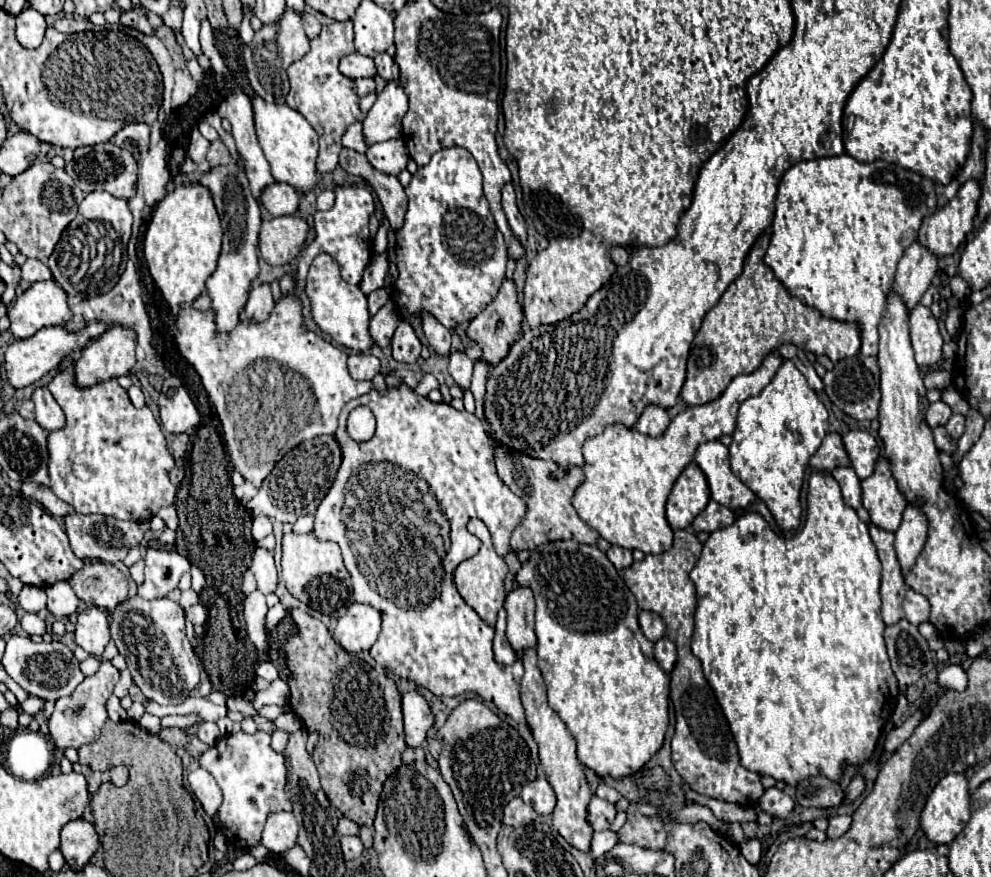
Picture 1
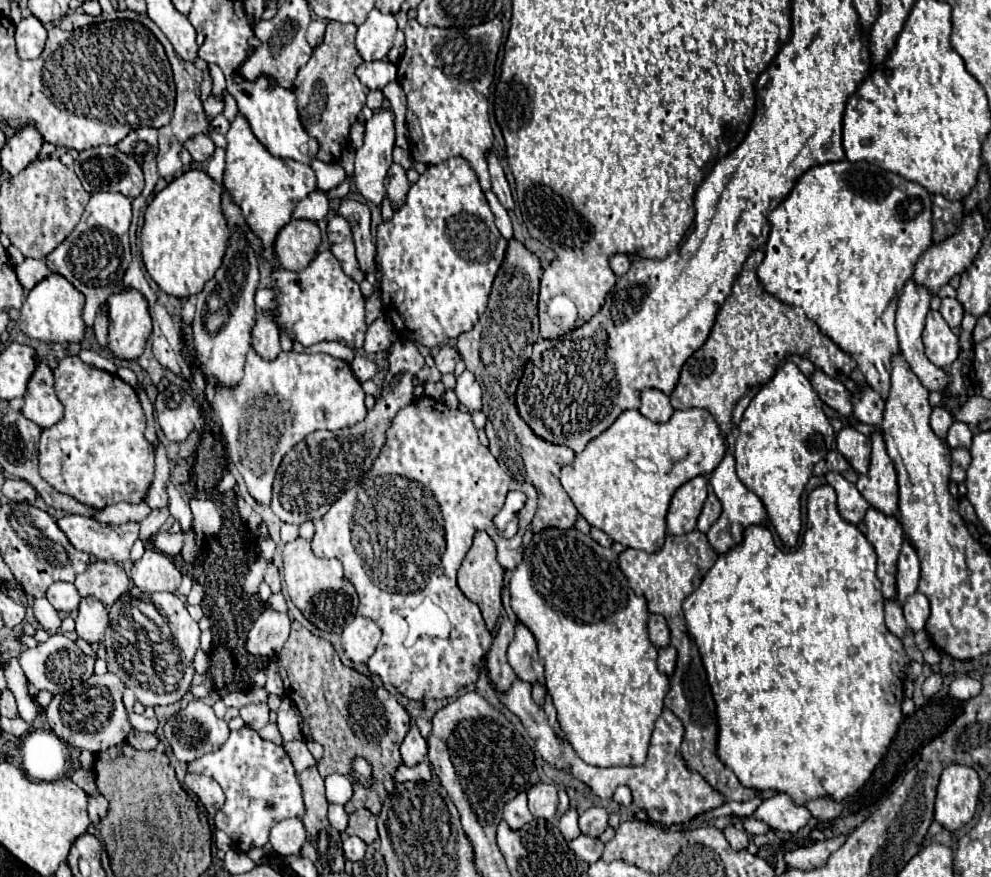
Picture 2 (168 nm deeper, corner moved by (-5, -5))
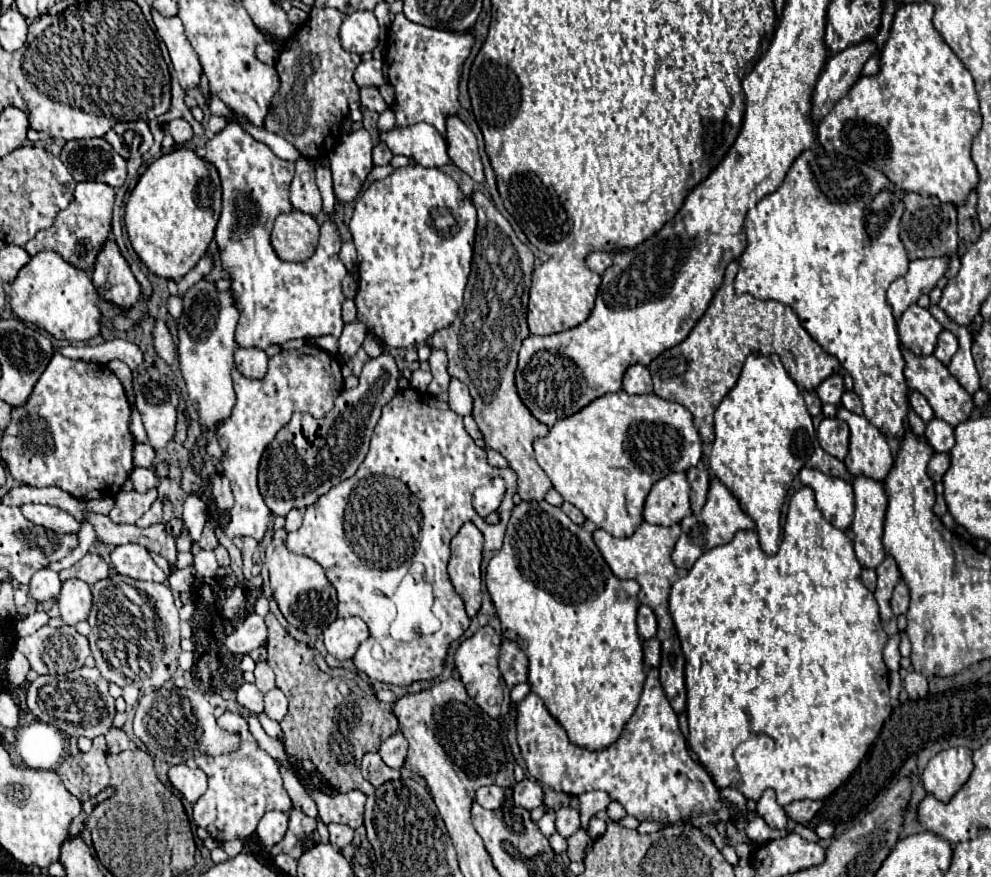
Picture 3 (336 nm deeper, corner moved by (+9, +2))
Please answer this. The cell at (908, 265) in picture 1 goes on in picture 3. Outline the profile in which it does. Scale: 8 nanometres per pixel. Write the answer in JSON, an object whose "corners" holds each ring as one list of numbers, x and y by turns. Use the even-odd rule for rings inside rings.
{"corners":[[902,349,902,353,904,353,904,359,906,359,904,375,906,375,906,381,908,381,908,387,920,391,928,399,928,403,934,411,934,417,944,419,952,427,968,421,968,417,972,413,972,407,974,407,972,395,964,387,960,387,958,379,948,371,948,367,944,367,934,355,920,357,920,355,914,355,908,349]]}

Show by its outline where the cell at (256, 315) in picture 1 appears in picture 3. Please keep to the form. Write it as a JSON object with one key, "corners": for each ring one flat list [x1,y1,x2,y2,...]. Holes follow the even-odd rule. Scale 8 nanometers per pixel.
{"corners":[[238,347,234,353,236,369,248,379,262,379,268,369,268,357,260,349,242,349]]}

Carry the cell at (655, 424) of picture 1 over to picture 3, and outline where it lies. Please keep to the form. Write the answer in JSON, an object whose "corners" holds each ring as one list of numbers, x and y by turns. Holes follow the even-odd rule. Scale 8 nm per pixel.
{"corners":[[642,363,630,365,624,373,624,381,622,381,622,389,628,395,644,395,644,393,652,393,652,379,648,369]]}

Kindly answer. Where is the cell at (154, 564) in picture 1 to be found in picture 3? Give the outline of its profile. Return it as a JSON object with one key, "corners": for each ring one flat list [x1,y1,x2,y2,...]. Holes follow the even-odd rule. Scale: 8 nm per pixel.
{"corners":[[136,543,116,547,112,551,112,565,120,575,130,575,132,579,158,581,158,583,166,581,164,571,154,563,148,549]]}

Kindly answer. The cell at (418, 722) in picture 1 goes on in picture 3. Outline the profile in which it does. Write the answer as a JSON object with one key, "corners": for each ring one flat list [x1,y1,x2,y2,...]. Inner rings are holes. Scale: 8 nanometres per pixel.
{"corners":[[396,733,392,735,390,739,386,739,382,745,380,745,380,757,382,761,392,767,392,769,400,769,406,761,406,749,408,749,408,741,404,739,402,733]]}

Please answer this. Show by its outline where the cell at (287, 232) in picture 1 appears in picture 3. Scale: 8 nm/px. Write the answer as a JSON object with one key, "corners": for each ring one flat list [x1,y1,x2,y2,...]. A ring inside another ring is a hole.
{"corners":[[302,211,278,215,272,229,272,247,284,261,304,261,316,251,320,225,316,219]]}

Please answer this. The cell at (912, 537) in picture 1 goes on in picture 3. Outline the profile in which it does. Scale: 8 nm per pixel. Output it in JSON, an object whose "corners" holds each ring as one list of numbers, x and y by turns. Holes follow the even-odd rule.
{"corners":[[888,555,882,561,882,565,876,569,876,573,878,573,878,583,876,583,874,597,876,597,878,607,880,607,880,619,890,621,894,617,892,609,890,609,890,597,892,597,896,581,900,579,900,571,896,567,896,561]]}

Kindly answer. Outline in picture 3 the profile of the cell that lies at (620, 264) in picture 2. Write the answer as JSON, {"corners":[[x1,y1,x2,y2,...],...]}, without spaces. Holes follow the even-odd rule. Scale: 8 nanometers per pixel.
{"corners":[[596,251,596,253,590,253,588,257,586,257,586,265,594,271,594,273,604,273,610,265,612,265,612,255,610,253,600,253,600,251]]}

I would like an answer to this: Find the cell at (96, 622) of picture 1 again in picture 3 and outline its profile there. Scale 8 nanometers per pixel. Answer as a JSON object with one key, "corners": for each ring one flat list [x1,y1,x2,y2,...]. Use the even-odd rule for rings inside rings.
{"corners":[[80,579,64,581,58,595,58,607,60,607,62,621,68,625,76,625,78,621,88,619,92,607,90,585]]}

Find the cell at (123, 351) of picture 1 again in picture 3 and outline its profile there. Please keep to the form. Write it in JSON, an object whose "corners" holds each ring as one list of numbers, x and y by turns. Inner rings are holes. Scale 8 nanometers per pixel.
{"corners":[[110,239,102,245,96,257,92,279,102,299,120,307,122,311,130,309,140,297,140,283,130,271,120,247]]}

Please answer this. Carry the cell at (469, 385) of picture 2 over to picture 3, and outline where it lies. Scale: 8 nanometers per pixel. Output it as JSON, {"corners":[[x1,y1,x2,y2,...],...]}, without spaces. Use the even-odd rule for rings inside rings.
{"corners":[[452,379,452,381,450,381,448,395,450,395,448,405,450,405,450,409,452,409,454,413,458,413,458,415,462,415,462,417,472,413,472,395,470,395,470,391,468,391,468,385,464,385,462,381]]}

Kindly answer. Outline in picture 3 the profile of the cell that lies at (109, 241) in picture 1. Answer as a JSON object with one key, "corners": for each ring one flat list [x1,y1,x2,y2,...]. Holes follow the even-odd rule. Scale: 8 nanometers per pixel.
{"corners":[[96,181,78,183,70,205,56,215,54,223,48,229,38,231,36,237,24,245,24,249,30,255,36,255,38,251,44,251,44,249,56,249,66,261,72,261,72,265,84,271,92,271,96,253,100,253,100,245,104,245,104,241,108,239,112,207,114,207,114,189,110,185,96,183]]}

